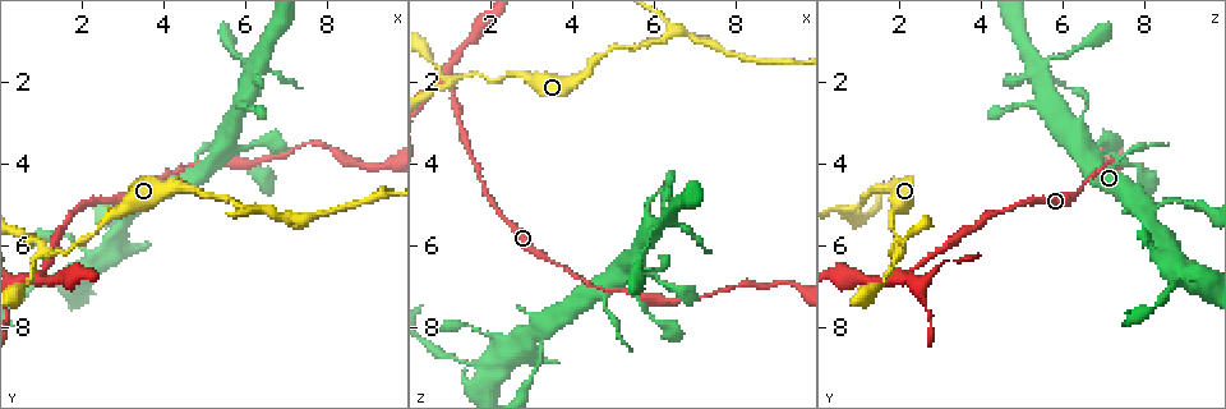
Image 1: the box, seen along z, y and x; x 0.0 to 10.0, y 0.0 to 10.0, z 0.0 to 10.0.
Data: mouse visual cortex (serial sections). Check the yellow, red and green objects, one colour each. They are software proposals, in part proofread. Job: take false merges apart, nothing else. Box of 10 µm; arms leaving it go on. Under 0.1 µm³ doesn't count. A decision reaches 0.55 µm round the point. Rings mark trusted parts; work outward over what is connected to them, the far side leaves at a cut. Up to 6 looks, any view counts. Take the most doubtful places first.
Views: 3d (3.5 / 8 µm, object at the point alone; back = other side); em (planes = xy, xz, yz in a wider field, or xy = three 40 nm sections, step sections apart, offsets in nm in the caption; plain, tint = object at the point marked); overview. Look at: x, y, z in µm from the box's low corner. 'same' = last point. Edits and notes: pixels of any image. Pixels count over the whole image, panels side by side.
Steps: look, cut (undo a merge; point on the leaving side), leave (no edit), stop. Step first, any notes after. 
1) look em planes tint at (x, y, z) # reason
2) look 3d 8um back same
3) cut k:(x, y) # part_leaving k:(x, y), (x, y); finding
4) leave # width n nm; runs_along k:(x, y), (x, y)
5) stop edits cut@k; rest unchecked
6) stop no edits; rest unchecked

look em xy step 2 tint at (6.40, 5.10, 0.80)

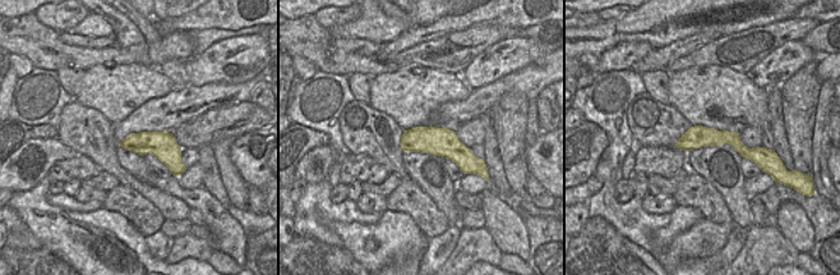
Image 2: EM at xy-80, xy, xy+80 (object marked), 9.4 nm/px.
look 3d 3.5um same

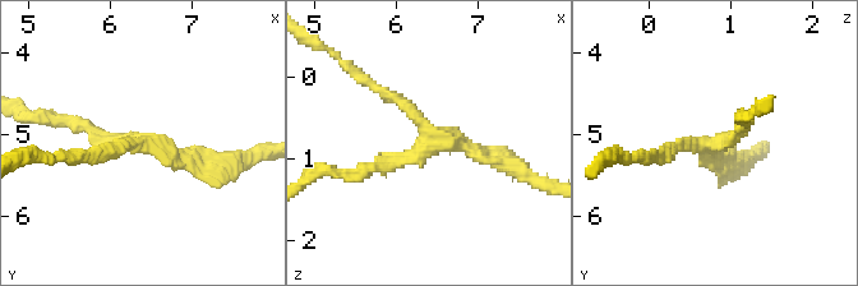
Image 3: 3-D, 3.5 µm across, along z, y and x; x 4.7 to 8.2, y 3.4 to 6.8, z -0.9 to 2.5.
leave # width 260 nm; runs_along 2:(679, 143), (730, 137), (746, 152), (761, 150); all the same cell

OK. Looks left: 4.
look 3d 8um back at (0.85, 6.90, 1.95)

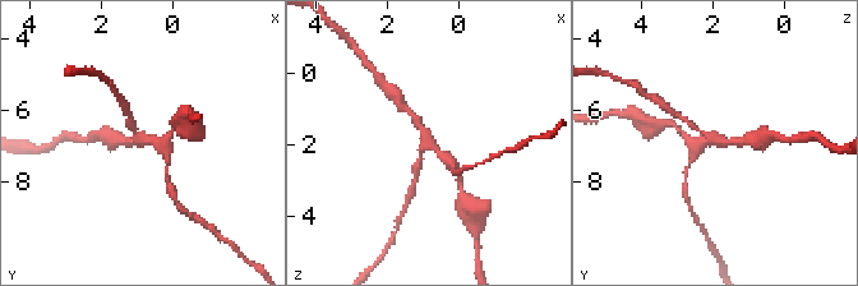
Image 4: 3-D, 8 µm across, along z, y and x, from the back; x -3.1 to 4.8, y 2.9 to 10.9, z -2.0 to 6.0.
look 3d 3.5um same # closer look

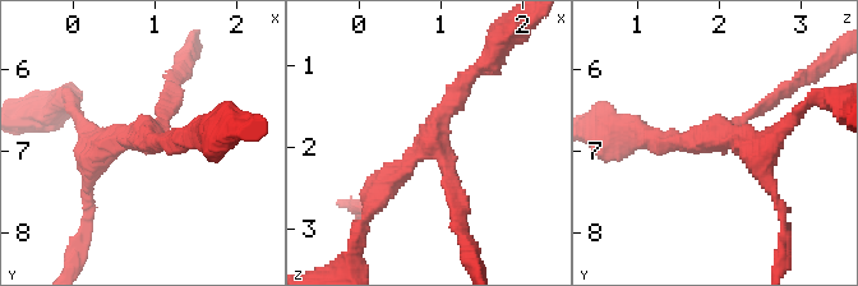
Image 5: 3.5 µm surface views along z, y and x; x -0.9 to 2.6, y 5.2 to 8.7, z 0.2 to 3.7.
look em xy step 2 tint at (0.90, 6.85, 2.00) # arms 3; arm_widths 150, 200, 350 nm; now the EM

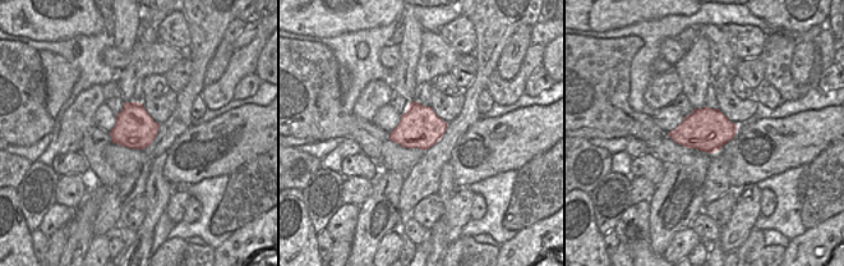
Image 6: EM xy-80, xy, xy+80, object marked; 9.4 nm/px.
leave # runs_along 5:(779, 95), (716, 138), (645, 142); one cell here

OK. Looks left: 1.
stop no edits; rest unchecked

